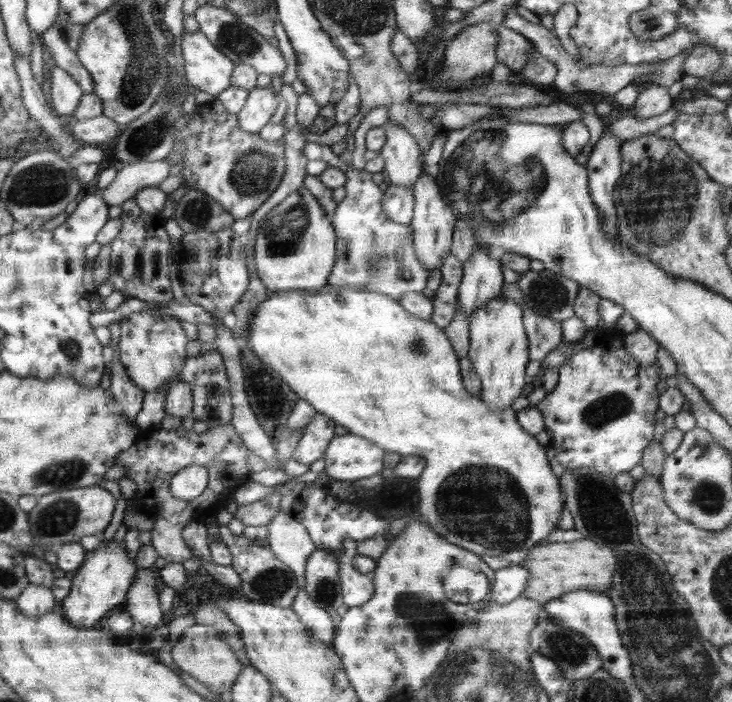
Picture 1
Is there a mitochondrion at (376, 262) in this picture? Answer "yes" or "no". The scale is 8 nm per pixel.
yes

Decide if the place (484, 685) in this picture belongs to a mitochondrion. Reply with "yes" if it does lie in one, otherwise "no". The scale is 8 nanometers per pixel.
yes

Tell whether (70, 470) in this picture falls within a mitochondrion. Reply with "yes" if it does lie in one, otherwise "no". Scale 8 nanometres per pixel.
yes

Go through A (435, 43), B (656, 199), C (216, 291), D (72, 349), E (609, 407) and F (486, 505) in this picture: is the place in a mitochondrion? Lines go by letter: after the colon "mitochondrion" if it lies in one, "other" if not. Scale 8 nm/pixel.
A: other
B: mitochondrion
C: other
D: mitochondrion
E: mitochondrion
F: mitochondrion

